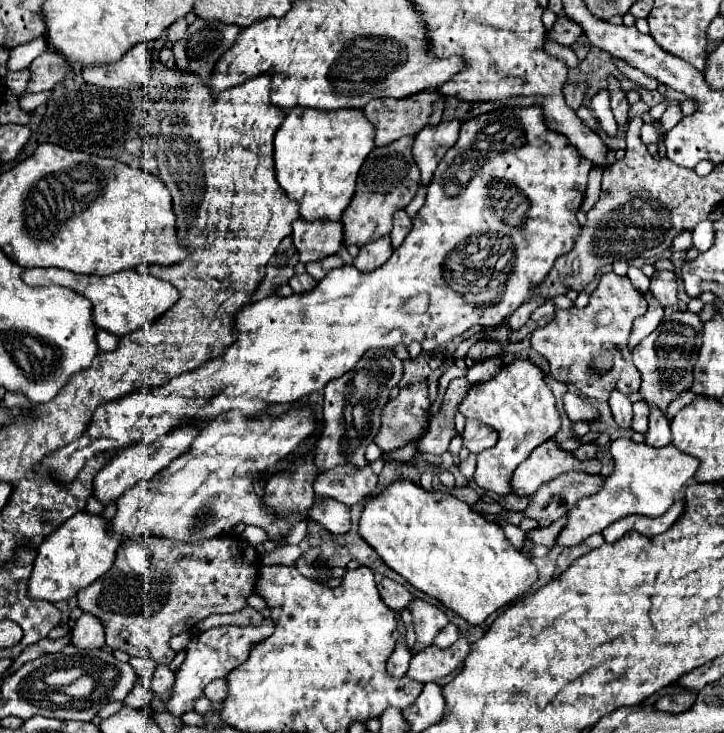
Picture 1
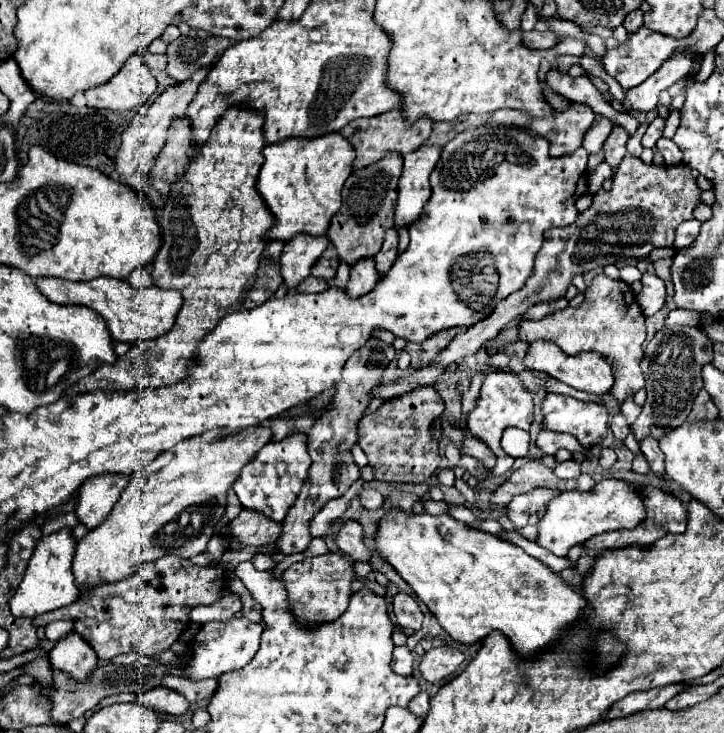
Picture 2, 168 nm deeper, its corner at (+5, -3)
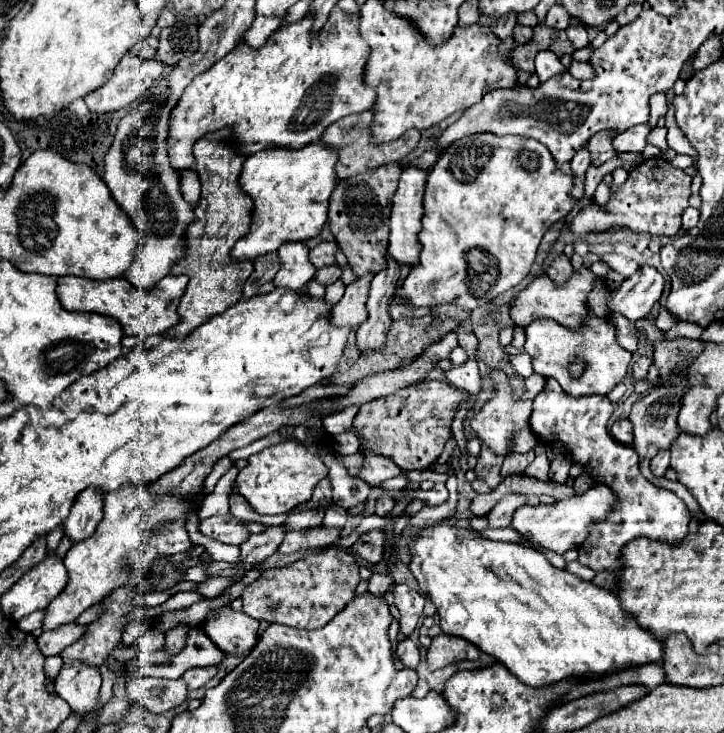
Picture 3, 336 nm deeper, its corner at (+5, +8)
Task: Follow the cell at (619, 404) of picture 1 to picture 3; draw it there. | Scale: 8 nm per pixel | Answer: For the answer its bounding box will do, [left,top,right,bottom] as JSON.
[611,419,633,445]

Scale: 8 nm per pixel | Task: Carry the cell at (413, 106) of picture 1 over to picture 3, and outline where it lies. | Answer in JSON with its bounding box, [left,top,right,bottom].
[321,109,421,179]

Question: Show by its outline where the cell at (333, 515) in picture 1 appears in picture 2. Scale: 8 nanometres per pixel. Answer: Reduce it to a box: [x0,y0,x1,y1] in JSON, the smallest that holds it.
[335,522,371,562]

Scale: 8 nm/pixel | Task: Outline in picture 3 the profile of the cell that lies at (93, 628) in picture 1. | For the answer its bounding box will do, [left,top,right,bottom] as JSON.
[55,661,101,713]

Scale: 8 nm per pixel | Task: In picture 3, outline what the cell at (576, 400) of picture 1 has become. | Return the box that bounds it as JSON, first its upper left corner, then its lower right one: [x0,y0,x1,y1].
[529,379,691,571]

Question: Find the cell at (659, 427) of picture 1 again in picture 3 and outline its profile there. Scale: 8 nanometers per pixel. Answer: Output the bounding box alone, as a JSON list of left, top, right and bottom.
[651,449,669,477]

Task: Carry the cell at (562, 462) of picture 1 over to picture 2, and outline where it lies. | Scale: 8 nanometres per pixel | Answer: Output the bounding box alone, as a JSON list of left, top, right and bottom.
[489,460,593,508]

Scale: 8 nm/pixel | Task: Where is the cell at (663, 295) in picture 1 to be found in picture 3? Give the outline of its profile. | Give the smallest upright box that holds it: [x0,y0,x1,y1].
[607,265,663,321]

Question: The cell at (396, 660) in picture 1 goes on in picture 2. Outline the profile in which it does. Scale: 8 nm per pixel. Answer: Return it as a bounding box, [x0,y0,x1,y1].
[393,646,413,676]

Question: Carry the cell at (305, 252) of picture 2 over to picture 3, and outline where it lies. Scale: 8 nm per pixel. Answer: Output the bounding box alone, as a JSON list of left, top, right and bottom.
[273,241,315,289]

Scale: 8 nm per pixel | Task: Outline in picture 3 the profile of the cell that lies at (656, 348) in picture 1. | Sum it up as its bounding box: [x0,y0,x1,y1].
[629,325,705,459]

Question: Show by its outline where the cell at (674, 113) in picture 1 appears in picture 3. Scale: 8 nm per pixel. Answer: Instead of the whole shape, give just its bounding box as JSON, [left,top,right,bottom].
[615,123,653,153]

